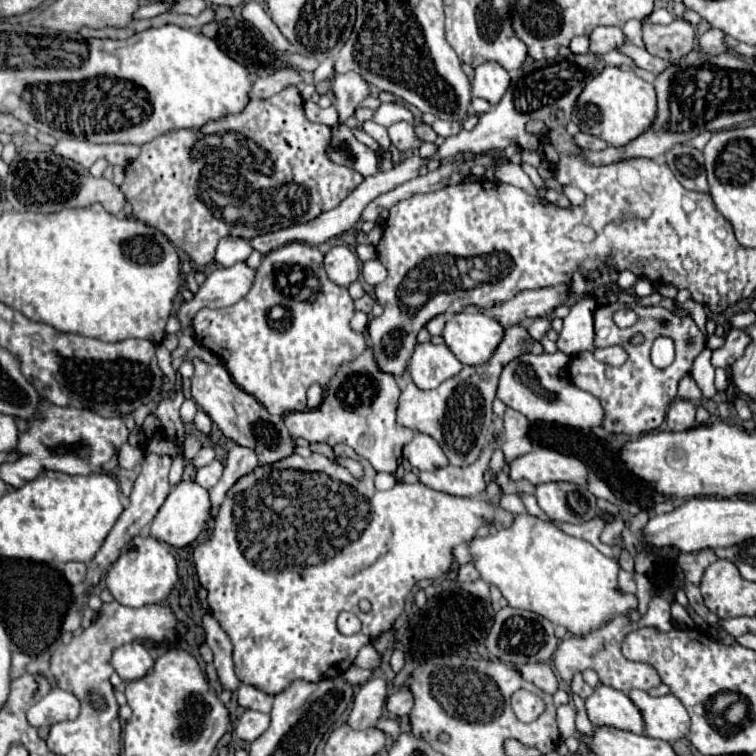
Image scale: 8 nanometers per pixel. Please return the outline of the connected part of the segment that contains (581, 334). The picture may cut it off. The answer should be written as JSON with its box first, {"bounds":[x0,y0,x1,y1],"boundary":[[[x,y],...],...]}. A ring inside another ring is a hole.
{"bounds":[556,295,596,357],"boundary":[[[582,295],[564,317],[564,327],[560,331],[560,339],[556,341],[558,351],[574,357],[582,351],[594,351],[594,325],[592,313],[596,309],[594,295]]]}

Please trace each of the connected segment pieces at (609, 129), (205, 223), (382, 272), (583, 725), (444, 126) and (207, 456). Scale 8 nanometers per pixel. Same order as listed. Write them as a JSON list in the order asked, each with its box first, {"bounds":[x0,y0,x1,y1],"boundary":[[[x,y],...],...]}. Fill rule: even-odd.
[{"bounds":[572,67,656,147],"boundary":[[[606,67],[604,73],[596,75],[580,93],[572,111],[572,121],[582,133],[600,137],[612,147],[624,147],[650,129],[656,111],[656,91],[652,83],[640,79],[632,69],[622,71],[618,67]]]},{"bounds":[120,89,364,267],"boundary":[[[284,89],[276,97],[270,97],[270,99],[250,99],[248,107],[242,113],[232,115],[232,117],[224,117],[224,121],[210,121],[200,131],[190,131],[190,129],[170,131],[170,133],[160,135],[160,137],[152,139],[150,143],[142,145],[140,155],[126,167],[126,177],[124,177],[124,183],[120,187],[122,193],[126,195],[126,201],[132,205],[132,217],[136,217],[142,223],[162,231],[170,239],[170,243],[174,243],[178,249],[186,251],[198,267],[206,267],[214,261],[214,249],[216,249],[216,243],[222,237],[228,237],[228,235],[238,235],[238,237],[244,237],[244,239],[258,237],[258,235],[278,231],[278,229],[284,229],[284,227],[290,227],[290,225],[296,225],[296,223],[308,223],[308,221],[316,219],[320,213],[334,209],[336,205],[340,205],[348,197],[348,193],[352,193],[352,189],[356,189],[364,181],[364,177],[358,171],[344,167],[344,165],[336,165],[328,159],[326,151],[330,147],[330,141],[332,141],[332,129],[328,125],[308,121],[302,105],[304,103],[300,101],[300,93],[296,93],[296,89]],[[198,145],[200,145],[200,155],[194,155]]]},{"bounds":[362,259,386,285],"boundary":[[[372,259],[362,265],[362,277],[368,285],[378,285],[386,279],[386,269],[378,259]]]},{"bounds":[572,693,594,735],"boundary":[[[572,693],[572,701],[574,701],[574,705],[576,705],[575,723],[577,731],[584,735],[592,735],[594,733],[594,726],[588,721],[588,717],[586,717],[586,713],[584,713],[584,699],[582,699],[580,695]]]},{"bounds":[430,119,460,137],"boundary":[[[436,119],[432,125],[430,125],[438,135],[442,135],[442,137],[450,137],[450,135],[456,135],[456,133],[460,133],[460,123],[456,123],[456,121],[442,121],[442,119]]]},{"bounds":[194,445,214,469],"boundary":[[[204,445],[198,453],[196,453],[196,457],[194,457],[194,467],[198,469],[198,467],[204,467],[204,465],[208,465],[208,463],[212,463],[214,461],[214,449],[210,447],[210,445]]]}]

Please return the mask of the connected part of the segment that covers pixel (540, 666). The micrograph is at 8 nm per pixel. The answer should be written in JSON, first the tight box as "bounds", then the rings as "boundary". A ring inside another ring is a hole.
{"bounds":[520,663,558,695],"boundary":[[[528,663],[528,665],[520,667],[520,673],[526,681],[534,683],[544,693],[554,695],[558,689],[558,679],[556,679],[550,663]]]}

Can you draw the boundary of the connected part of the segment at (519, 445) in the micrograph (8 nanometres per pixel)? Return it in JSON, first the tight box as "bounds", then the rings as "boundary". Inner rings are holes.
{"bounds":[502,407,532,463],"boundary":[[[506,407],[506,413],[504,413],[502,421],[505,427],[505,439],[502,444],[502,451],[504,457],[506,457],[506,463],[510,463],[516,457],[522,457],[522,455],[526,455],[526,453],[532,451],[532,443],[526,437],[528,419],[522,413]]]}

